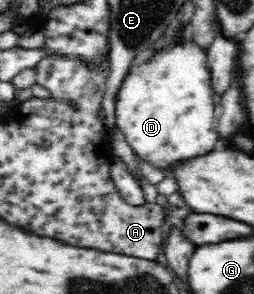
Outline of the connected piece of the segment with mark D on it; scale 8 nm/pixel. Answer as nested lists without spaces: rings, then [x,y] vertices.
[[[183,38],[173,42],[169,49],[153,49],[149,61],[139,65],[133,63],[126,72],[125,83],[115,102],[116,128],[123,132],[137,158],[149,162],[160,171],[162,166],[169,166],[170,163],[209,153],[218,140],[213,115],[213,111],[217,111],[218,107],[207,67],[207,54],[208,52],[204,48],[201,49],[193,39]]]

